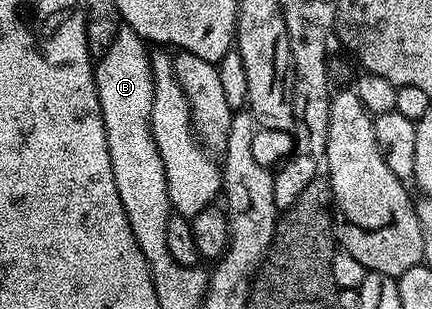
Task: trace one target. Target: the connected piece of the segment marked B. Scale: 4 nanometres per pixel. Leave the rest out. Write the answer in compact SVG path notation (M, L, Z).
M121 25L118 36L114 36L114 44L106 48L106 52L95 63L96 91L100 101L102 120L106 128L106 144L112 142L110 153L110 168L114 168L114 184L118 186L118 196L122 204L128 202L126 216L132 214L130 228L136 226L134 240L144 242L148 250L164 250L164 231L170 215L173 213L172 205L166 192L166 168L162 168L162 156L158 156L158 148L154 144L154 136L150 128L150 112L154 100L154 80L152 79L152 54L149 43L138 36L126 25Z

